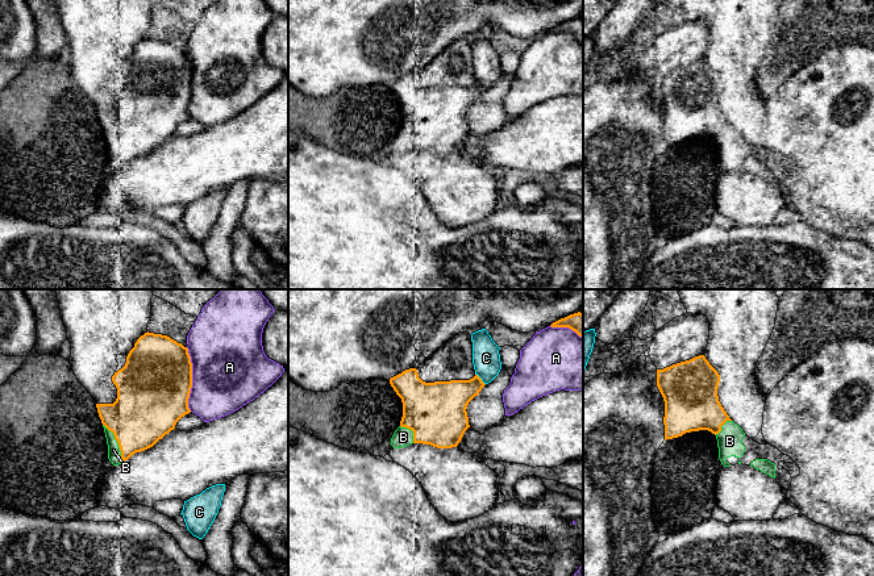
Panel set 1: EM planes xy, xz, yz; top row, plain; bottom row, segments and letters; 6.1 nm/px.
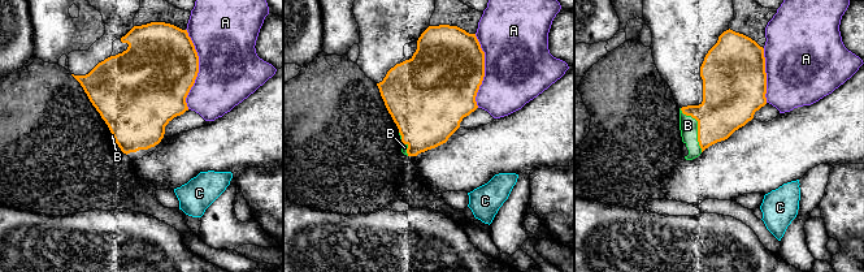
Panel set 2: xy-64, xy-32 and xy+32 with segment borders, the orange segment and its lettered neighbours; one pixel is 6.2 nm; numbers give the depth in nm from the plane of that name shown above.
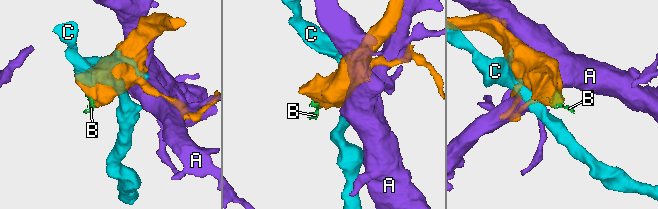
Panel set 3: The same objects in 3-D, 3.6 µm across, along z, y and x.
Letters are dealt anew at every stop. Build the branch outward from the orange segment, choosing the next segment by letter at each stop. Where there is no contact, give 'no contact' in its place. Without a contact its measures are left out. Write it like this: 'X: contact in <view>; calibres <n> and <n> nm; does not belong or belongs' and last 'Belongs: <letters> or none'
A: contact in xy; calibres 440 and 460 nm; does not belong
B: contact in xy; calibres 380 and 80 nm; belongs
C: contact in xz; calibres 260 and 170 nm; does not belong
Belongs: B

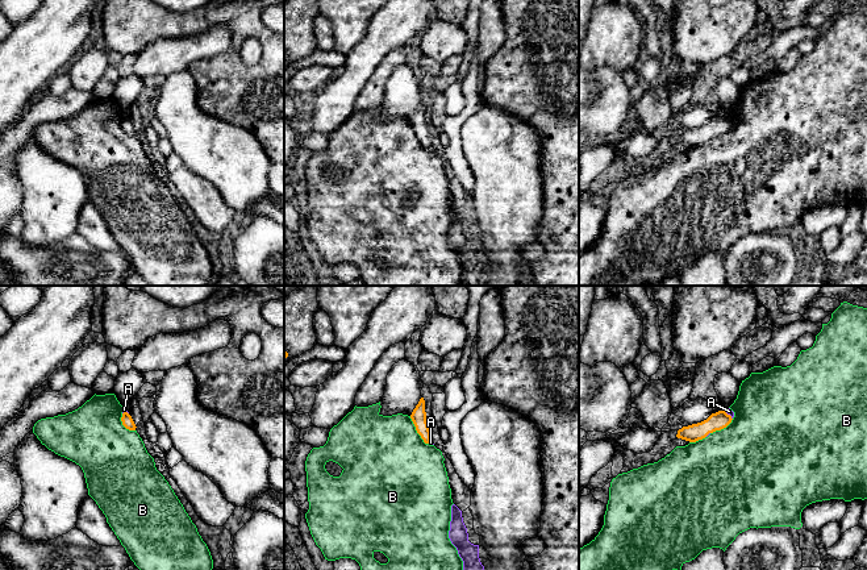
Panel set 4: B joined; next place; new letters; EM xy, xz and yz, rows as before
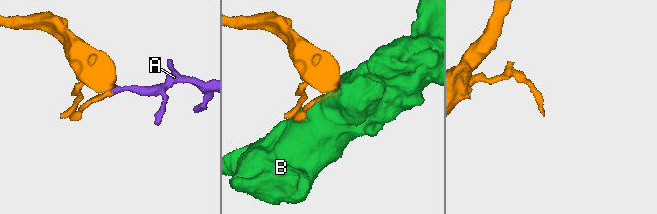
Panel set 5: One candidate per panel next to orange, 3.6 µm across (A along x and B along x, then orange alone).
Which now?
A: contact in yz; calibres 110 and 40 nm; does not belong
B: contact in xz; calibres 100 and 500 nm; does not belong
Belongs: none

